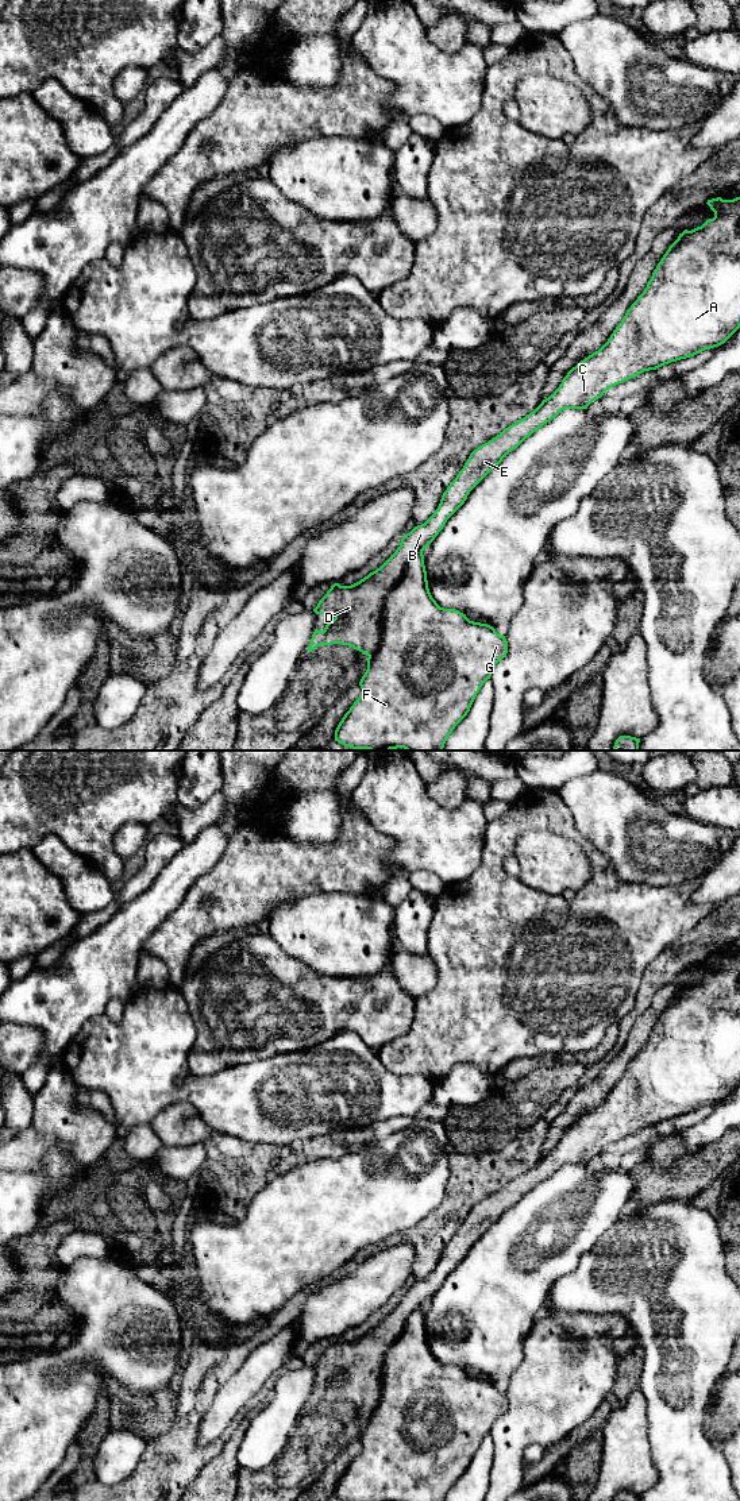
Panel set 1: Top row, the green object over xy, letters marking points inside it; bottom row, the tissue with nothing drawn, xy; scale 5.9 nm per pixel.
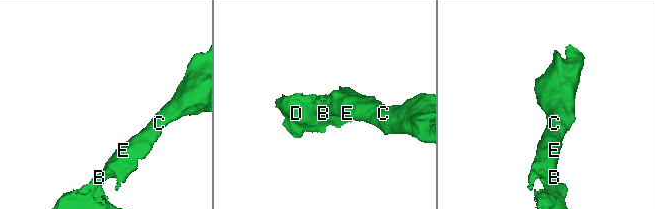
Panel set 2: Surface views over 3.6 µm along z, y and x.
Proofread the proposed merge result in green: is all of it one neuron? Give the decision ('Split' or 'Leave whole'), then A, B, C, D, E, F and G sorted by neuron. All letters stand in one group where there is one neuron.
Split. Groups: A B C D E / F G

